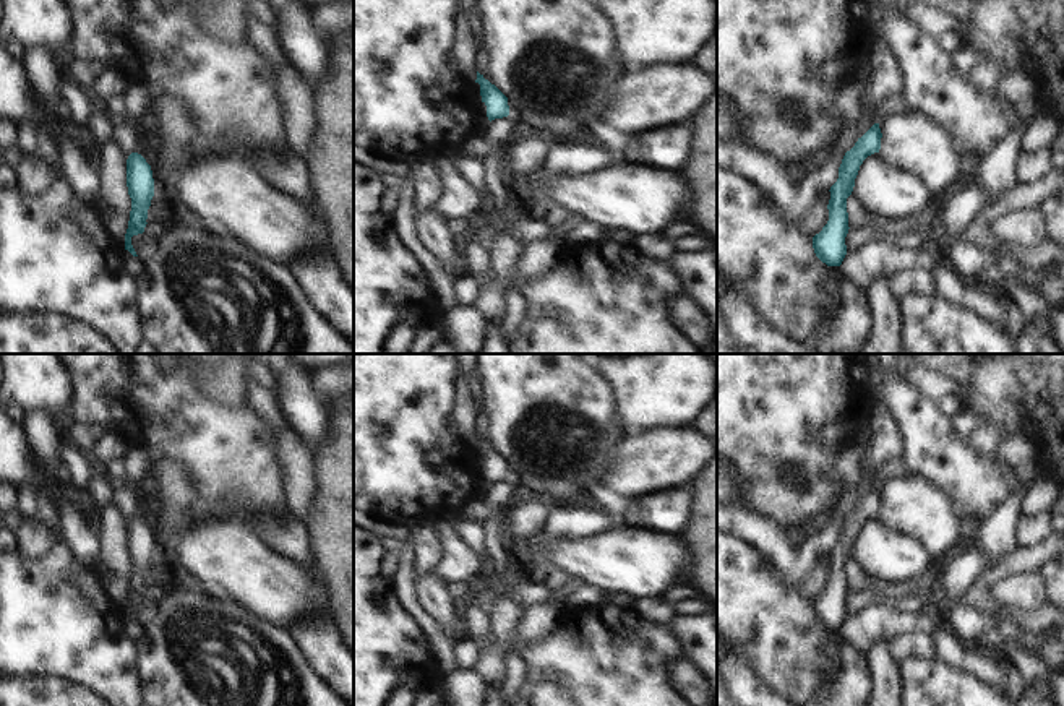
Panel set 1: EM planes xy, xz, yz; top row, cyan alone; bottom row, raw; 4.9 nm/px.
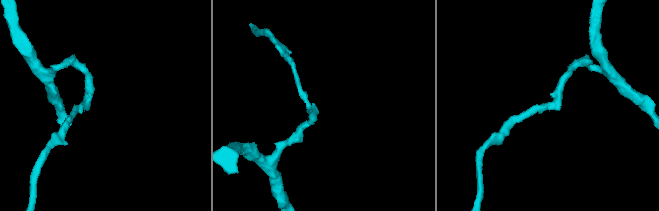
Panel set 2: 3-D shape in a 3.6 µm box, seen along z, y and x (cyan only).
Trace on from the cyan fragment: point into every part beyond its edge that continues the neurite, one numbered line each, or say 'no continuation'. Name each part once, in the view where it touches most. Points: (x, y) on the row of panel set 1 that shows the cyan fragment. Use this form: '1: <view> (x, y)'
no continuation

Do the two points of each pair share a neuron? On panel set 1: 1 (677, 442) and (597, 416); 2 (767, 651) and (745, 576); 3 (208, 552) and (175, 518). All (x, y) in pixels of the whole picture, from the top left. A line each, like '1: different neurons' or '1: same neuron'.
1: different neurons
2: same neuron
3: different neurons

